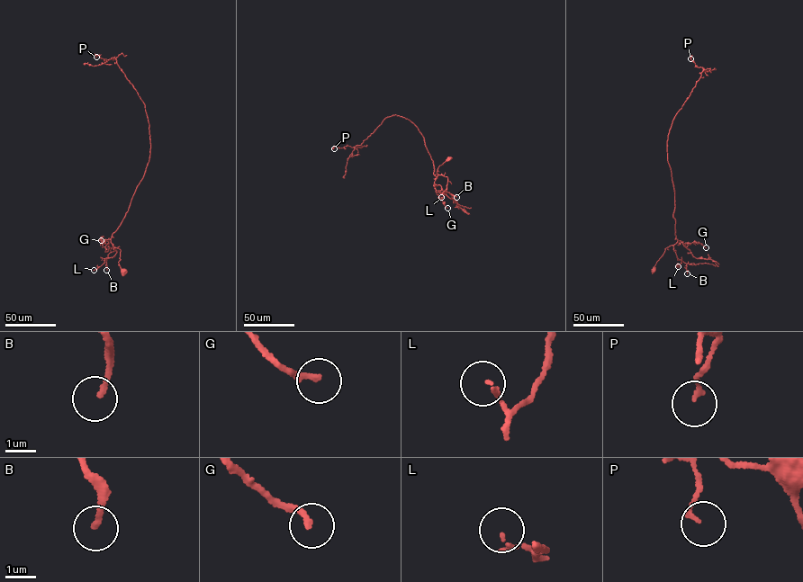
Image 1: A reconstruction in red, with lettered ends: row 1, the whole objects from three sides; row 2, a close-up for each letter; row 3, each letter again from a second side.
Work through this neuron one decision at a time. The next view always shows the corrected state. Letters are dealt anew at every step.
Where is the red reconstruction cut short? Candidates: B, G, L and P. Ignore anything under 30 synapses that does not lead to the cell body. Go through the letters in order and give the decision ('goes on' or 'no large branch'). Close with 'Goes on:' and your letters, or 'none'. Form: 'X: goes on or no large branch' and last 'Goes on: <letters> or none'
B: no large branch
G: no large branch
L: no large branch
P: no large branch
Goes on: none

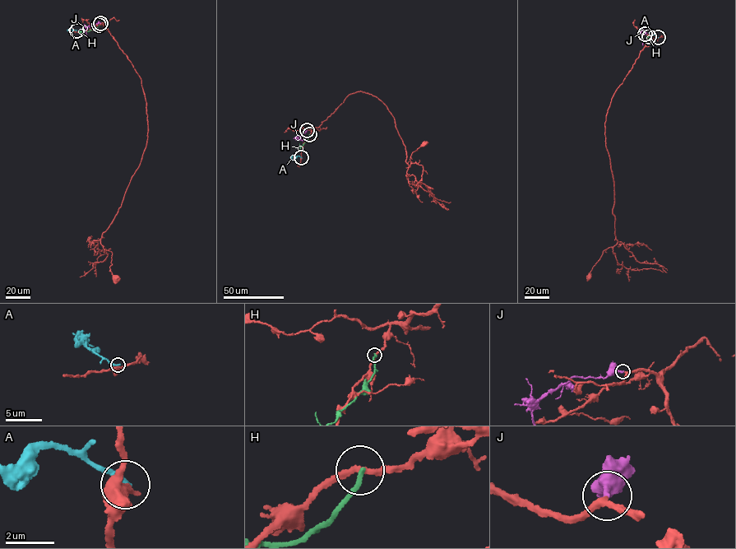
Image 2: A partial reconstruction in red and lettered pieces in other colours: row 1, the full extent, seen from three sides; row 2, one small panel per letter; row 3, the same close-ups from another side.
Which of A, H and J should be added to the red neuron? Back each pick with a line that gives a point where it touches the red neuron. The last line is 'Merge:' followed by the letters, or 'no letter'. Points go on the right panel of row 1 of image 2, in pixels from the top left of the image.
J: (645, 34)
Merge: J

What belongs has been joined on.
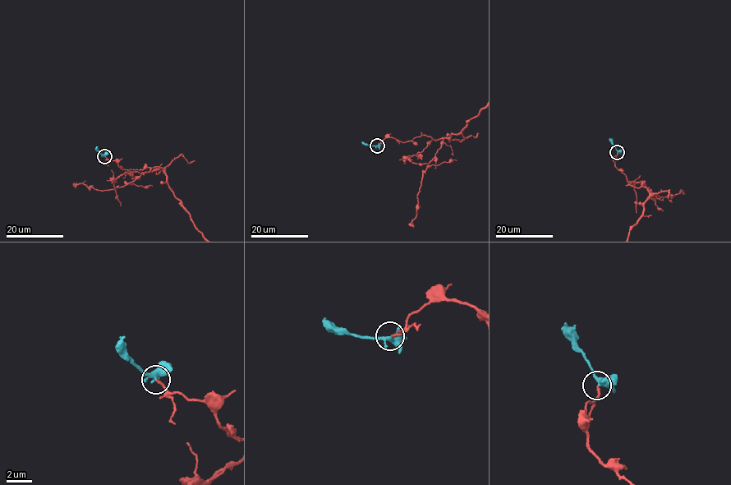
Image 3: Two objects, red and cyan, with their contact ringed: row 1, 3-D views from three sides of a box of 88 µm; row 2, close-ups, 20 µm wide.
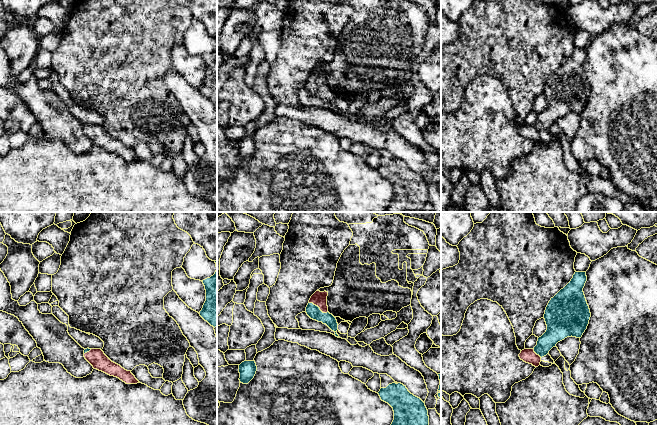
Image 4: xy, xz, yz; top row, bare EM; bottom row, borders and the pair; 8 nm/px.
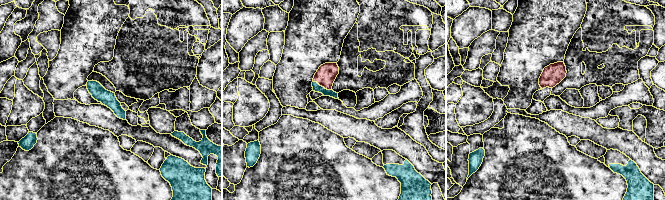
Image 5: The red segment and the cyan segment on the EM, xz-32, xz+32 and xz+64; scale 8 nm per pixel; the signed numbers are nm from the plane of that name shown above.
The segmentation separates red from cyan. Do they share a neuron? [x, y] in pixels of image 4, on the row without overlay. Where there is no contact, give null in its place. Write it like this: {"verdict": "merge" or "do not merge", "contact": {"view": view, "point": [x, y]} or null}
{"verdict": "merge", "contact": {"view": "xz", "point": [318, 82]}}

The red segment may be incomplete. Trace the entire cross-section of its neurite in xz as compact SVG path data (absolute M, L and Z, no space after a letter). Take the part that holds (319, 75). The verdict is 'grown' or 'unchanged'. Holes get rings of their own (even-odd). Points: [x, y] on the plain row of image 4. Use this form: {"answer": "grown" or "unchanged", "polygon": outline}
{"answer": "grown", "polygon": "M316 67L309 76L306 83L306 89L311 95L326 100L332 107L335 108L335 112L340 114L336 108L338 106L337 96L328 88L327 72L328 68L326 67Z"}

